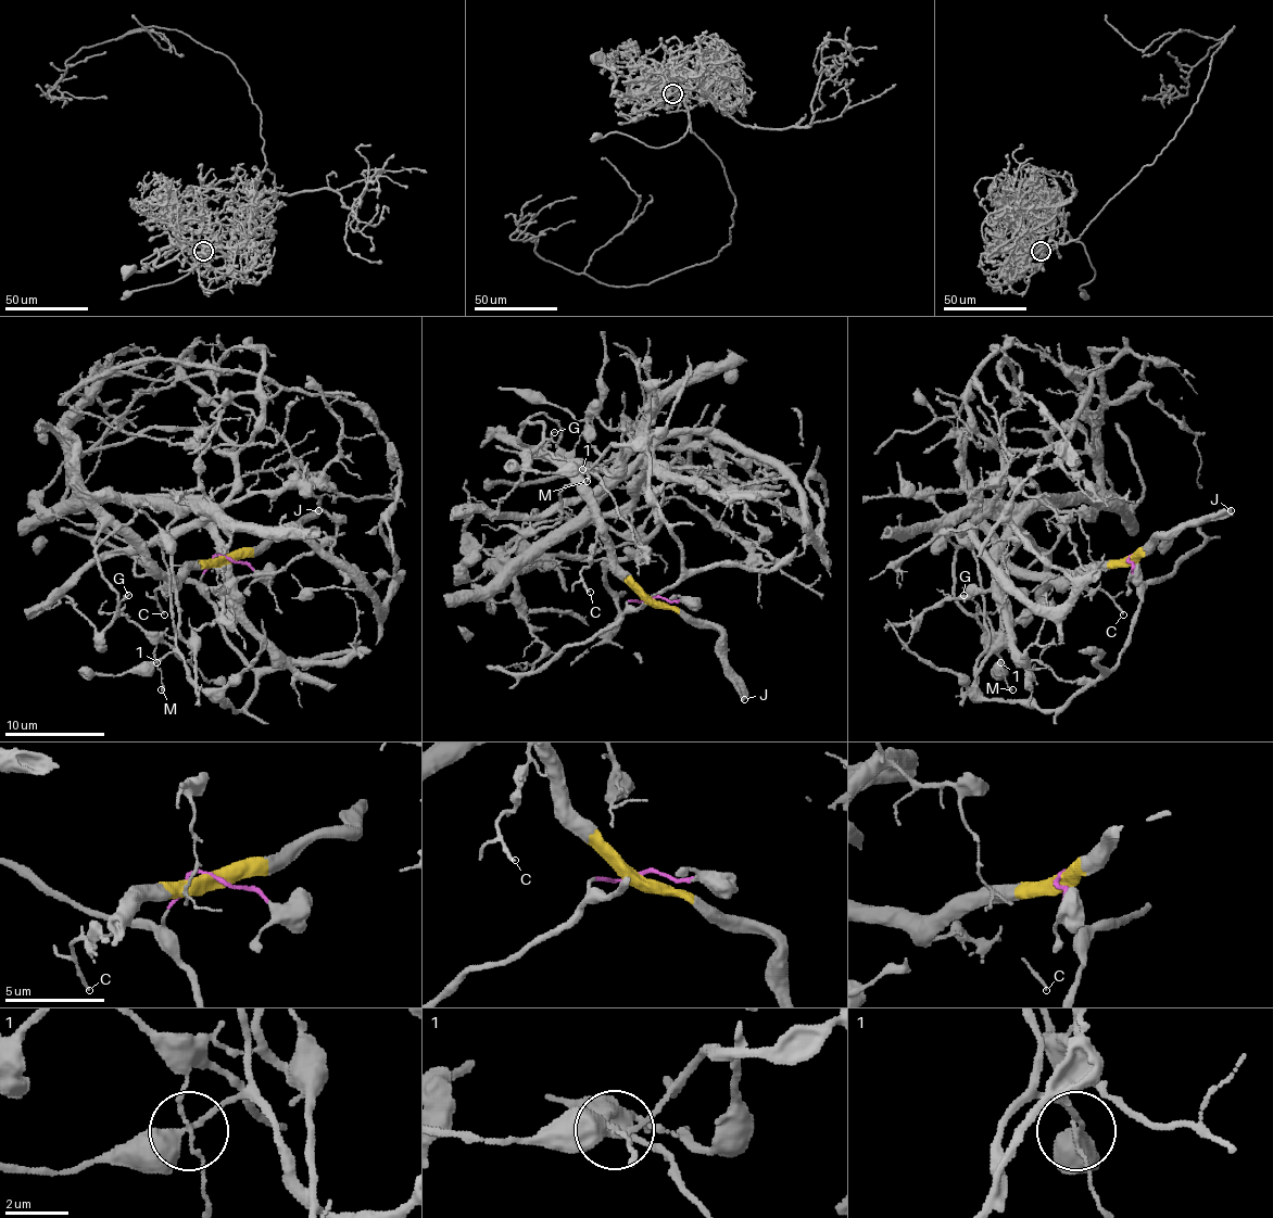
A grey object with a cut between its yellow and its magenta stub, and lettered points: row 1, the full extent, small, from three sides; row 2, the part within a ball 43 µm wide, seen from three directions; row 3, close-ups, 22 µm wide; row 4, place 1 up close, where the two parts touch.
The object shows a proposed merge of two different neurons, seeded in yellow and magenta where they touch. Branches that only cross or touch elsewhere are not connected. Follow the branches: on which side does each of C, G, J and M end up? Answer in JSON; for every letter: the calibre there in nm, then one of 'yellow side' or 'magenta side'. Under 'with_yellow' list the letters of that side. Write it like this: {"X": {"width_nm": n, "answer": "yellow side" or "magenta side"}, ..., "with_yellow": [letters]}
{"C": {"width_nm": 140, "answer": "yellow side"}, "G": {"width_nm": 80, "answer": "yellow side"}, "J": {"width_nm": 500, "answer": "yellow side"}, "M": {"width_nm": 140, "answer": "yellow side"}, "with_yellow": ["C", "G", "J", "M"]}

